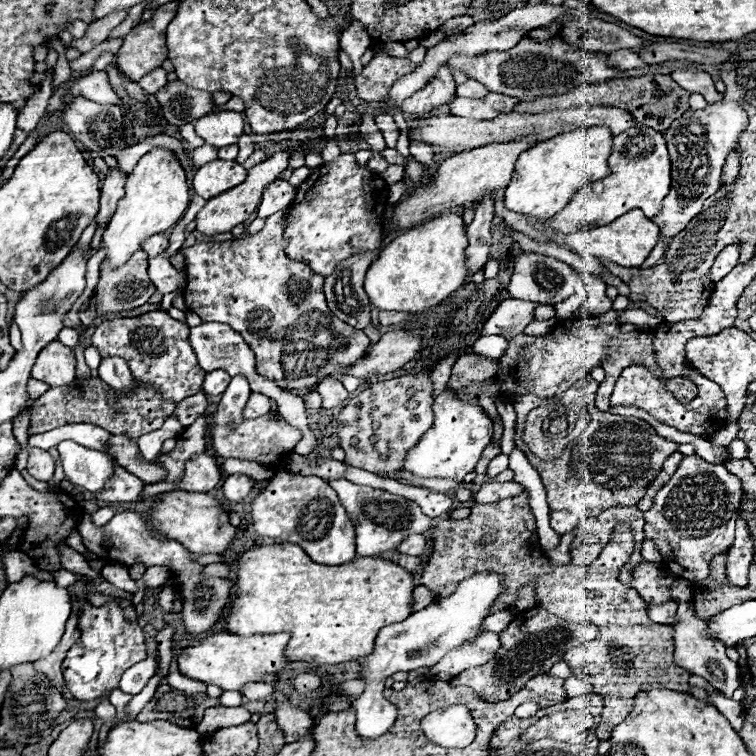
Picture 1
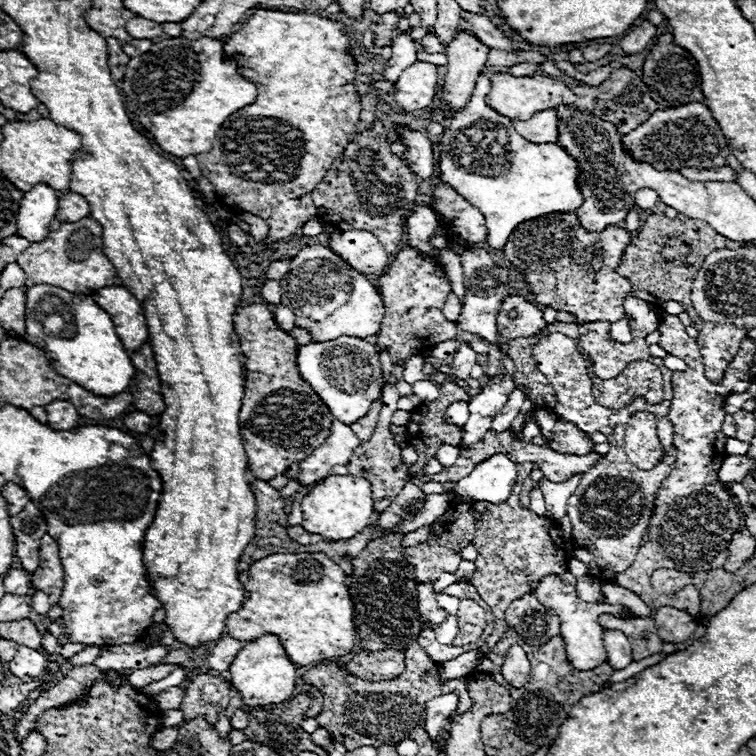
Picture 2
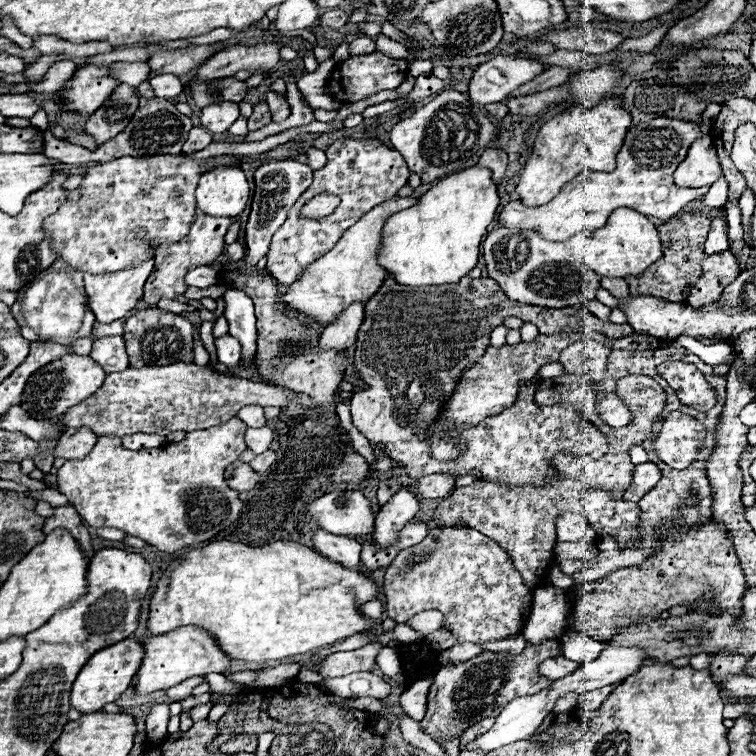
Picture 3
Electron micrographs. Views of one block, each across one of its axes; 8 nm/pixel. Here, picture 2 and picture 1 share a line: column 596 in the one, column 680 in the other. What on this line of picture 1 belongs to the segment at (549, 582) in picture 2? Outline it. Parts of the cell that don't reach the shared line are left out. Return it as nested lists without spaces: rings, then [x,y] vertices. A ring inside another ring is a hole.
[[[680,602],[678,604],[678,624],[674,624],[674,660],[678,666],[686,668],[688,672],[706,678],[716,690],[720,690],[724,696],[732,696],[732,692],[740,686],[740,672],[738,672],[738,664],[734,660],[730,660],[724,652],[724,644],[718,640],[710,640],[708,636],[704,636],[706,630],[706,620],[700,620],[694,616],[694,608],[688,602]]]

